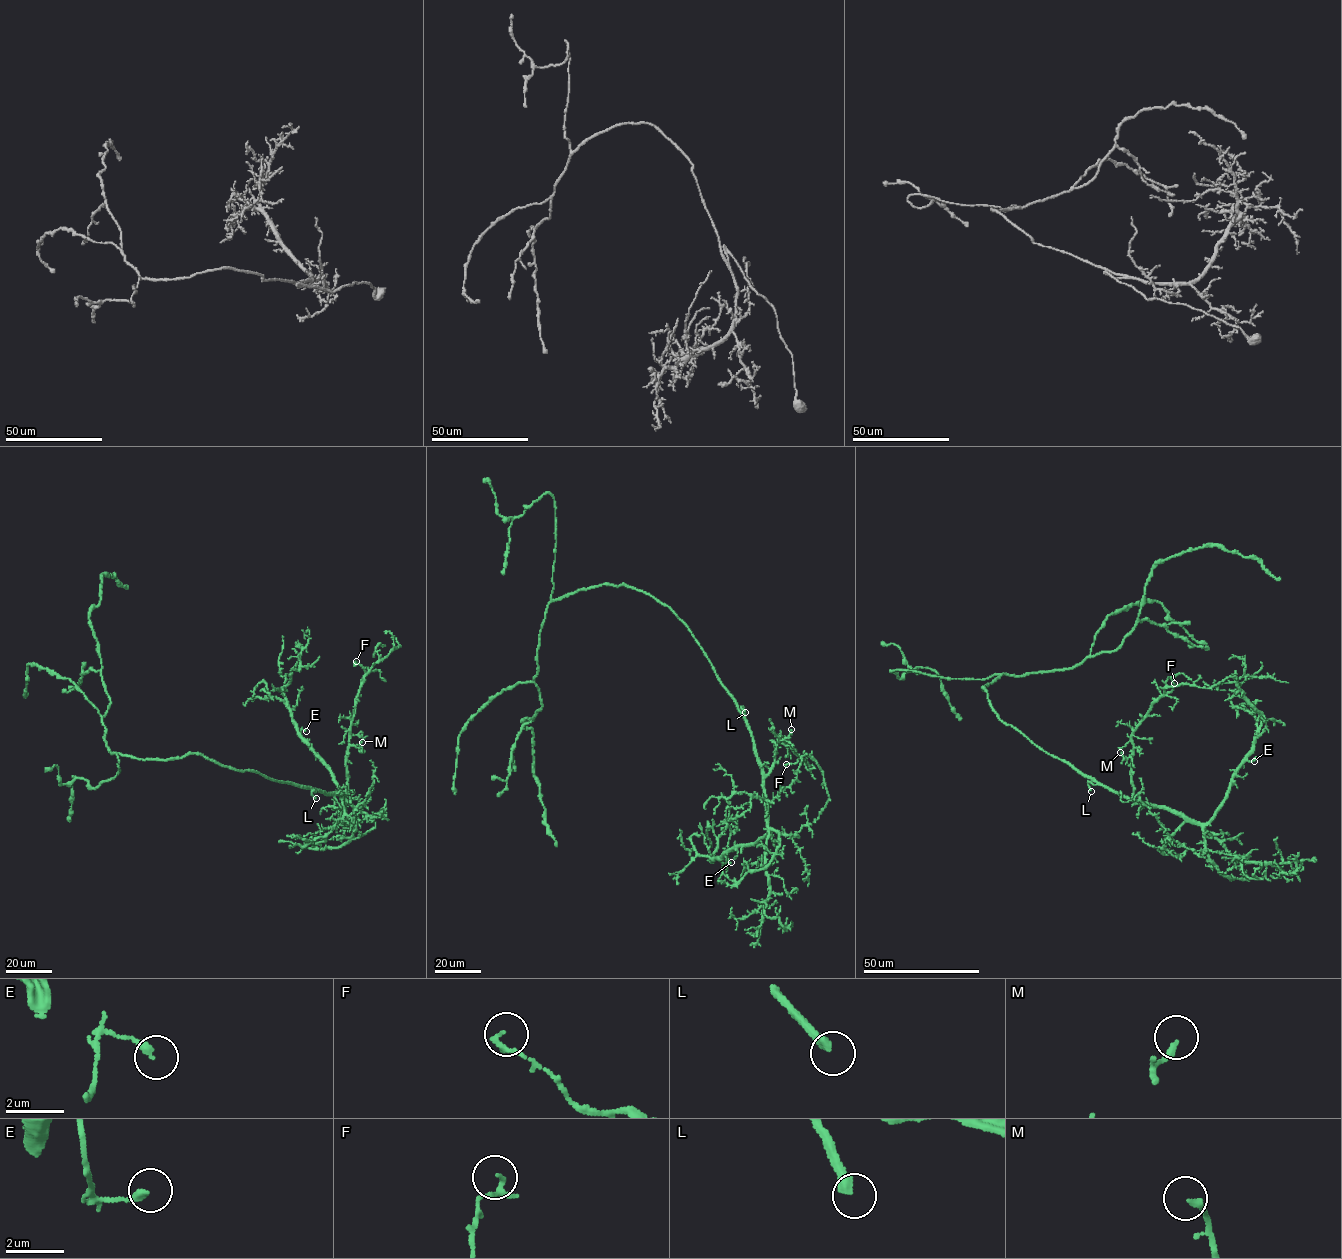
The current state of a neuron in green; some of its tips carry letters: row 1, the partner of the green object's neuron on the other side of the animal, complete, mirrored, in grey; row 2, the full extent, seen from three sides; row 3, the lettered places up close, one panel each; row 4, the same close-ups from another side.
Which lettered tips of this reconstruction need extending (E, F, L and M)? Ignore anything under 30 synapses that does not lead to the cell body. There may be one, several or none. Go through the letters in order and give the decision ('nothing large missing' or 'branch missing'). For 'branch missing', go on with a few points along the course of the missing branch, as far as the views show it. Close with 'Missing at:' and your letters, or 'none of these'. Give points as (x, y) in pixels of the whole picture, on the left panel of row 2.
E: nothing large missing
F: nothing large missing
L: branch missing; missing branch runs (316, 798), (341, 803), (373, 816), (400, 812), (412, 825), (409, 832), (407, 829)
M: nothing large missing
Missing at: L

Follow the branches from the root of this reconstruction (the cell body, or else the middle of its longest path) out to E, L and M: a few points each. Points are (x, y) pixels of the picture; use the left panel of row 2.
E: (231, 768), (342, 797), (329, 769), (300, 734), (306, 731)
L: (231, 768), (254, 770), (275, 781), (309, 786), (315, 791), (311, 795), (316, 798)
M: (231, 768), (254, 770), (275, 781), (340, 794), (347, 789), (347, 749), (350, 745), (359, 748), (362, 742)

